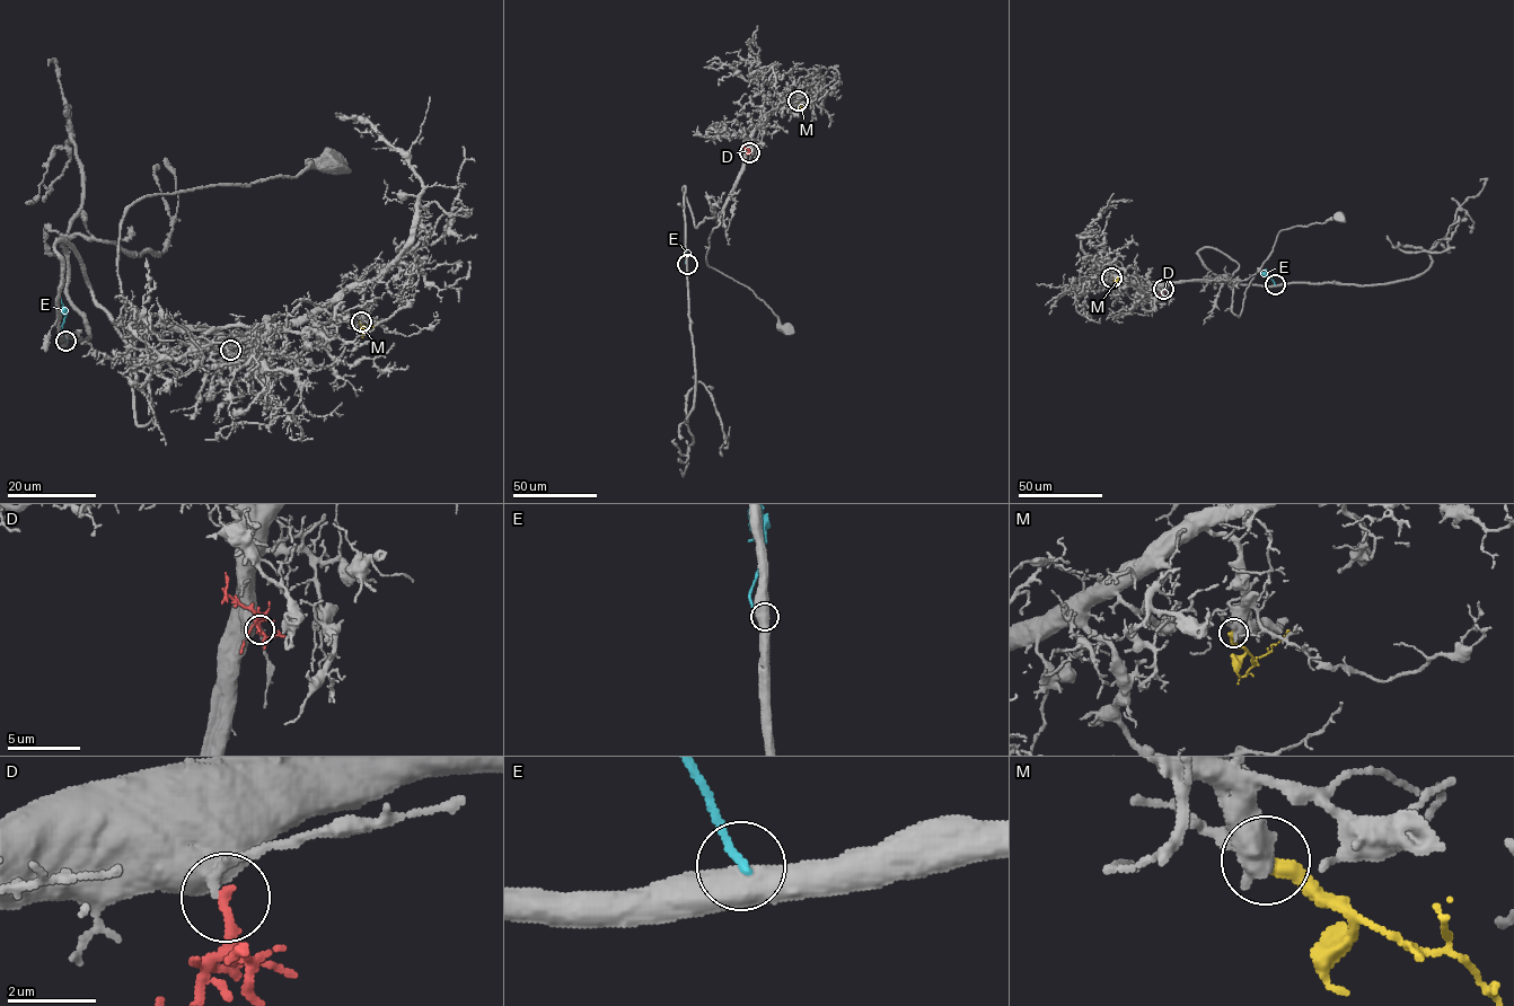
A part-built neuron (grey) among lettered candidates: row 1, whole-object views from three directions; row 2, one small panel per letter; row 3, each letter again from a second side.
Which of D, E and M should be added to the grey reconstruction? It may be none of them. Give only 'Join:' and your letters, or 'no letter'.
Join: D

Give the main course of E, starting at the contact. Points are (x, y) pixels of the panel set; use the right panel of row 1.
E: (1275, 285), (1266, 268)

